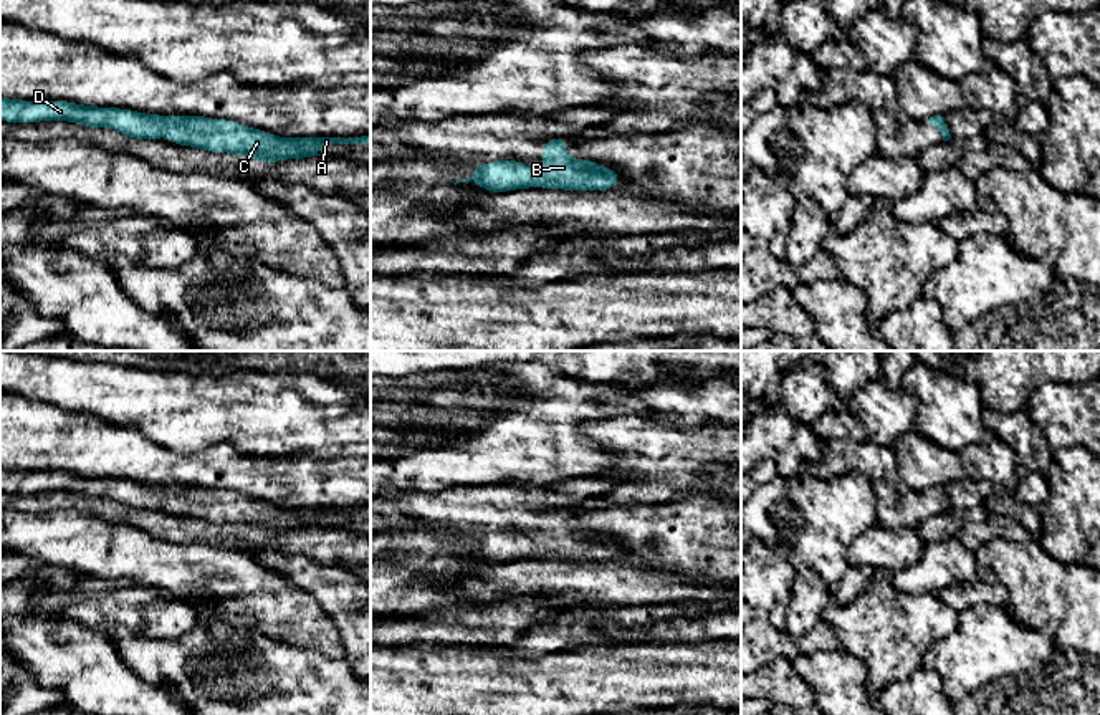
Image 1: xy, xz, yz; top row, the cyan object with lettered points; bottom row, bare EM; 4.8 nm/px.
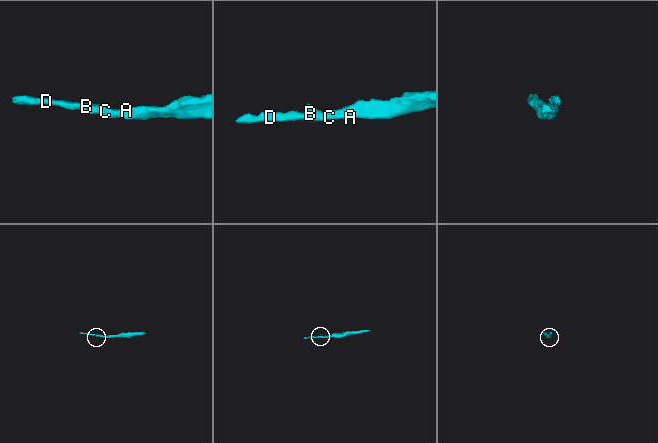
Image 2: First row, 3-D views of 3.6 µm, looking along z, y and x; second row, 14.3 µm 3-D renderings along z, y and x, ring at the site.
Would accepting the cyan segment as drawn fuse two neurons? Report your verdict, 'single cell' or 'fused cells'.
single cell

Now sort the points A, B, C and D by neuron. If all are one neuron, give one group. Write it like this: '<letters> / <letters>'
A B C D

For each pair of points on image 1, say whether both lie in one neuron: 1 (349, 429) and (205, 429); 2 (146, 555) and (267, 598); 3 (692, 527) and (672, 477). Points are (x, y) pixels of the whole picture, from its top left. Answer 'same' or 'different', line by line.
1: same
2: same
3: different

